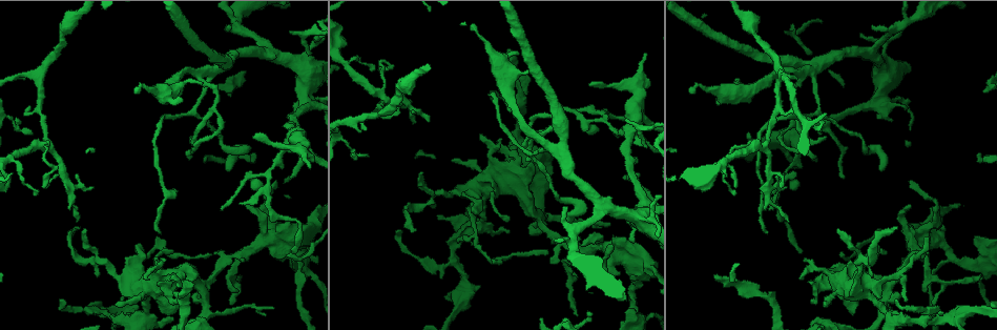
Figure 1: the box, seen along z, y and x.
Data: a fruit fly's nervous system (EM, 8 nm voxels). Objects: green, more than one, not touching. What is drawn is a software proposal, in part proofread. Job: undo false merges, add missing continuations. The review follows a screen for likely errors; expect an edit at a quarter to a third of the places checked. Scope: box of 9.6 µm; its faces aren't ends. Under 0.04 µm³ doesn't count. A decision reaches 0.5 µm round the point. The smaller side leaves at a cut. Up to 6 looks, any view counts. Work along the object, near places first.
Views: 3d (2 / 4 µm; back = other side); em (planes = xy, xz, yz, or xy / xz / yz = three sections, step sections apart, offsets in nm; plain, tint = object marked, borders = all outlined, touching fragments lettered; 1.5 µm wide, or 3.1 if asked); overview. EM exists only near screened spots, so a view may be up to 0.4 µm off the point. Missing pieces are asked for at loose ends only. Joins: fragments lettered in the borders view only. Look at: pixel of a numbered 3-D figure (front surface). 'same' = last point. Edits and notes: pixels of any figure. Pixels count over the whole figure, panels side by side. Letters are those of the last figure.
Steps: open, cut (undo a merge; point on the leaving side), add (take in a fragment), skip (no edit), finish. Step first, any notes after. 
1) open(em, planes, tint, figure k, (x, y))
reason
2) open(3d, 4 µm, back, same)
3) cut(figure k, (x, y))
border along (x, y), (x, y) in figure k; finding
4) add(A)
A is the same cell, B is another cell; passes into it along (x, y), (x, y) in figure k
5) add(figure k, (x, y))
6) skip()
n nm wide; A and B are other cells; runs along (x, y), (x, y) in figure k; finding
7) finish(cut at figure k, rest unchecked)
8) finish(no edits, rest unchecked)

open(3d, 2 µm, figure 1, (950, 317))
a narrow waist

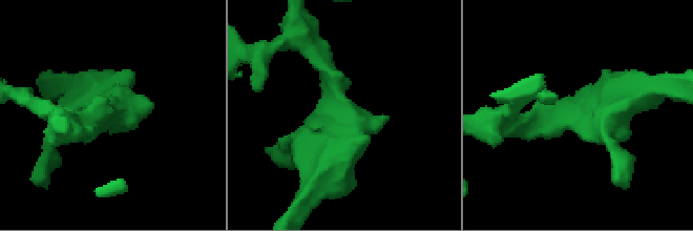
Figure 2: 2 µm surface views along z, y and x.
open(em, planes, borders, figure 2, (99, 117))

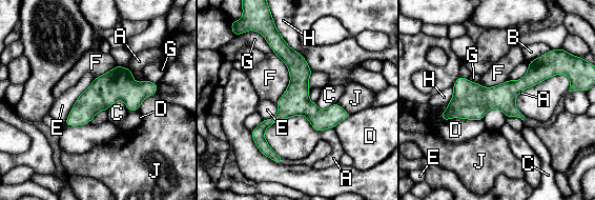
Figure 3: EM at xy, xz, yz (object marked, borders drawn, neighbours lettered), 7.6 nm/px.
skip()
A, B, C, D, E, F, G, H and J are other cells; runs along (265, 30), (299, 68), (299, 99), (332, 125) in figure 3; continuous, no second cell

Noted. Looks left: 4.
open(3d, 4 µm, figure 1, (562, 208))
free end

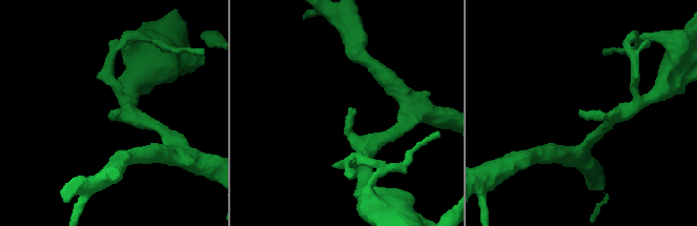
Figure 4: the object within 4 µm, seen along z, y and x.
open(em, planes, borders, figure 4, (116, 112))

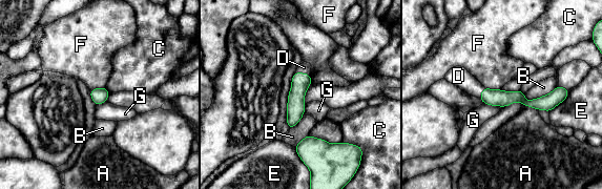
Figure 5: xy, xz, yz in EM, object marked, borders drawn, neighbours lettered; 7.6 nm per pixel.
add(figure 5, (304, 67))
B touches over 300 nm; D is the same cell, A, B, C, E, F and G are other cells; passes into it along (300, 82), (304, 74), (304, 67) in figure 5; it goes on there

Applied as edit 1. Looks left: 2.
open(em, planes, borders, figure 1, (528, 152))
a fork

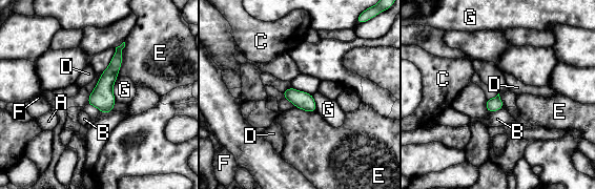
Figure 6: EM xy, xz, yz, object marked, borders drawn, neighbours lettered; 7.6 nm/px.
skip()
110 nm wide; A, B, C, D, E, F and G are other cells; border along (124, 41), (121, 68), (117, 77) in figure 6; all the same cell

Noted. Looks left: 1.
finish(add at figure 5, rest unchecked)

